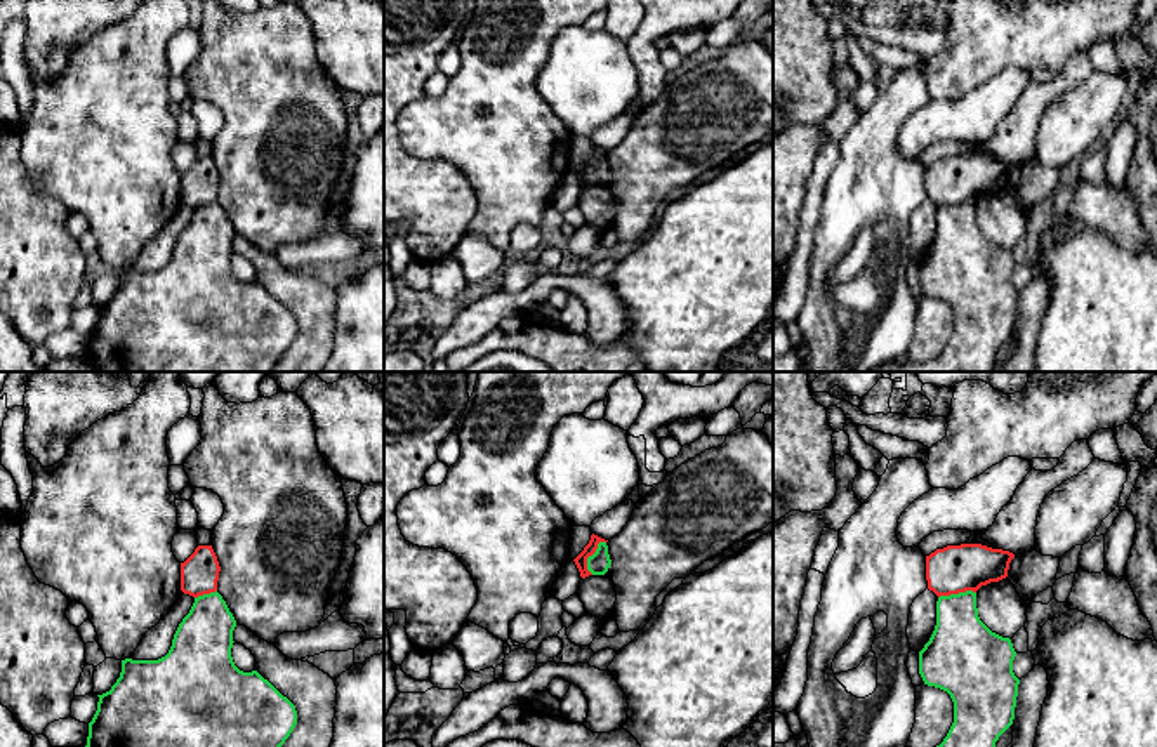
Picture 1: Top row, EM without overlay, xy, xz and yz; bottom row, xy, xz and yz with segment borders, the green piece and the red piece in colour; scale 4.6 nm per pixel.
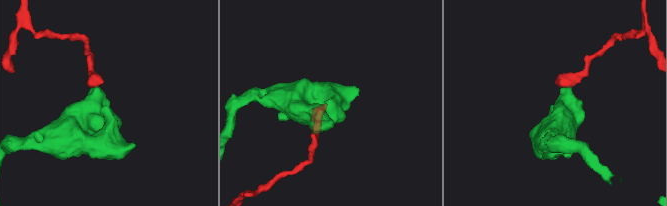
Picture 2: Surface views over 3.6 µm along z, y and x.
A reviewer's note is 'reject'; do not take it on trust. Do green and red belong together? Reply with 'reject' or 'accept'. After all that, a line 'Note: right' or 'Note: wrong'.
reject
Note: right

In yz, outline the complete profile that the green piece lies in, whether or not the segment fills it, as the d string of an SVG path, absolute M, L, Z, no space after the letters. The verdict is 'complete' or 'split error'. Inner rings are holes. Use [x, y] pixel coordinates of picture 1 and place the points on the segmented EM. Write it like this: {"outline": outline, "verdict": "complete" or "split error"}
{"outline": "M976 592L938 598L935 631L919 651L924 684L947 691L954 702L954 723L936 747L995 747L1015 719L1015 657L1011 639L980 620Z", "verdict": "complete"}

